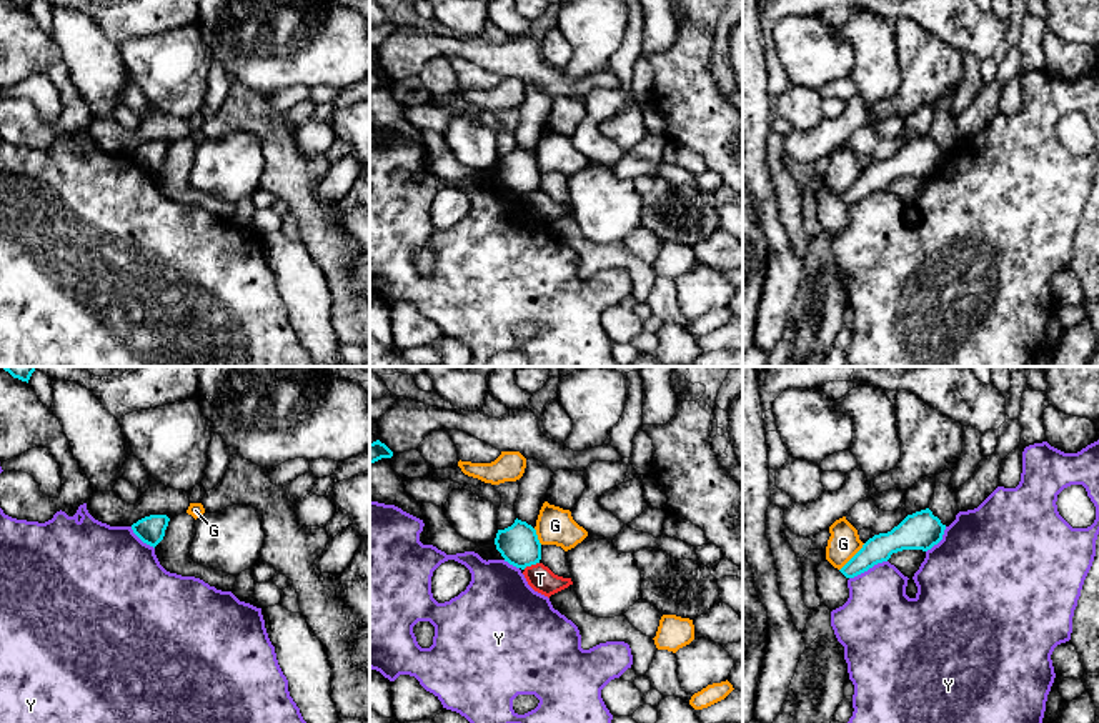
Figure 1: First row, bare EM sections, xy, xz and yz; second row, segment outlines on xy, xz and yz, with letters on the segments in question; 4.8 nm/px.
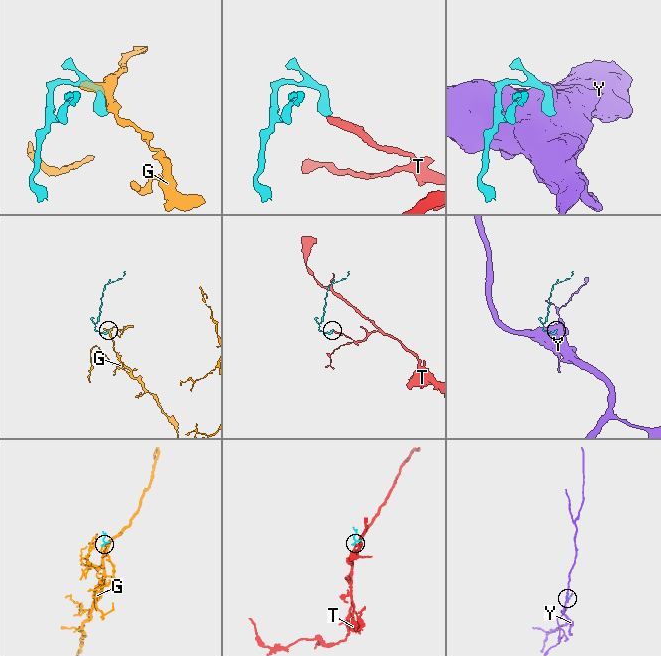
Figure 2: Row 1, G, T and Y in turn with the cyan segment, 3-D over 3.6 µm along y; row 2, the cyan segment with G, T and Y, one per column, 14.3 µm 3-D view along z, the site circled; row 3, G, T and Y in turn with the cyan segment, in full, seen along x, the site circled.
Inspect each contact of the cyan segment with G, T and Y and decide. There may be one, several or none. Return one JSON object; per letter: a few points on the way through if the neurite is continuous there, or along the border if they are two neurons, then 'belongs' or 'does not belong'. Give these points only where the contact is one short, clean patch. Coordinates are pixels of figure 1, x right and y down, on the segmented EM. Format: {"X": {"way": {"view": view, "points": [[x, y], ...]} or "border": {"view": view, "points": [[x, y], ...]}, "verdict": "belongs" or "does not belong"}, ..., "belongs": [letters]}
{"G": {"verdict": "does not belong"}, "T": {"border": {"view": "xz", "points": [[538, 562], [523, 568]]}, "verdict": "does not belong"}, "Y": {"verdict": "does not belong"}, "belongs": []}

